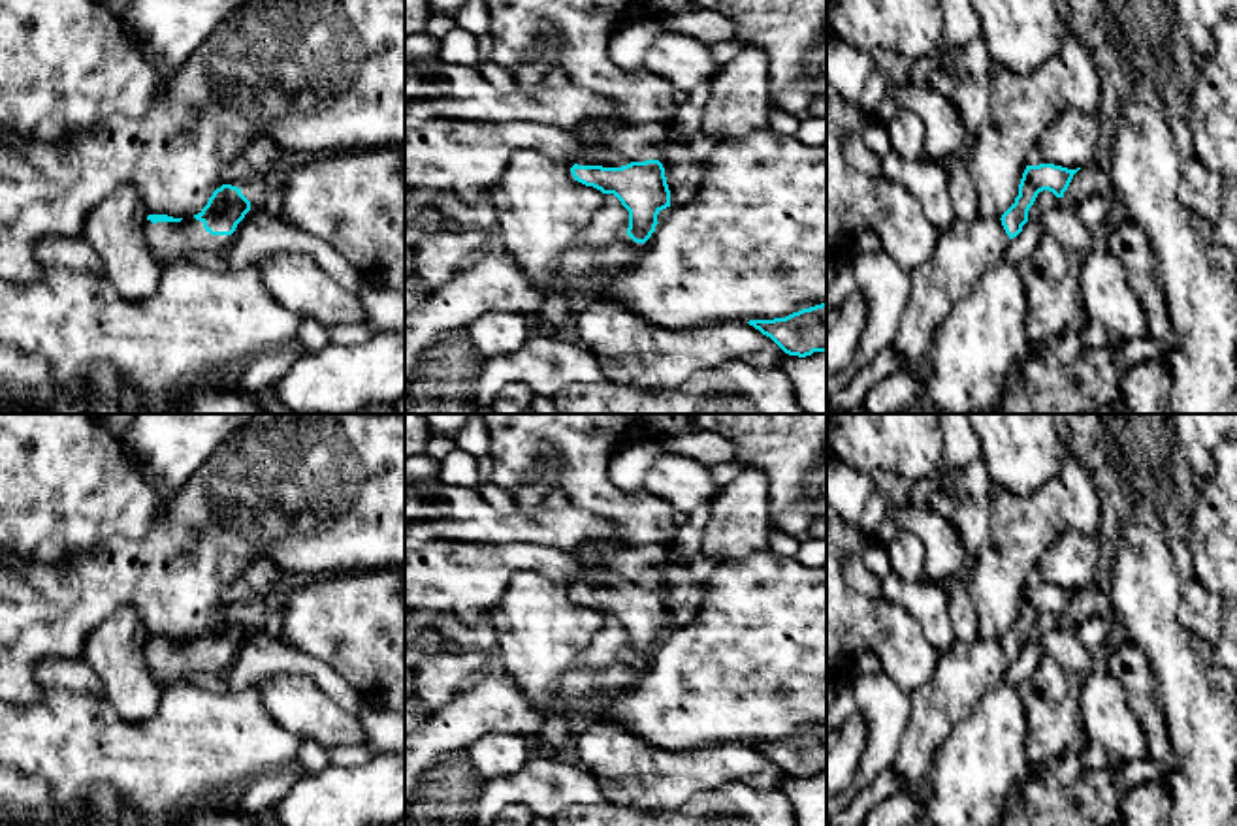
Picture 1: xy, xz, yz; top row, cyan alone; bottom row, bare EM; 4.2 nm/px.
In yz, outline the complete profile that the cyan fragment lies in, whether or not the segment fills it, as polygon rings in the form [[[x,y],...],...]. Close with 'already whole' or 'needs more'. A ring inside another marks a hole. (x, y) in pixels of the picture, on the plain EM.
[[[1054,585],[1026,587],[1019,617],[1000,640],[956,642],[940,655],[930,679],[911,694],[909,723],[892,770],[902,777],[902,794],[917,803],[921,822],[940,745],[985,694],[1005,681],[1005,670],[1028,643],[1037,615],[1049,612],[1064,619],[1079,591]]]; needs more

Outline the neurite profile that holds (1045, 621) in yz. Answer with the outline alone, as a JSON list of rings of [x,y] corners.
[[[1049,612],[1039,613],[1034,627],[1028,632],[1028,642],[1041,643],[1041,638],[1052,628],[1068,628],[1068,625]]]

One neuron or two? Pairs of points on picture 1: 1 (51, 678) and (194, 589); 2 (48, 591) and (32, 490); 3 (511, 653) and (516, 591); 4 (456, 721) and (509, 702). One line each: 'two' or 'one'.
1: two
2: two
3: one
4: one

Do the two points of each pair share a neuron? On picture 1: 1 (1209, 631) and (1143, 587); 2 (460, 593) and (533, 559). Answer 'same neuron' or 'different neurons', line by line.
1: different neurons
2: same neuron

